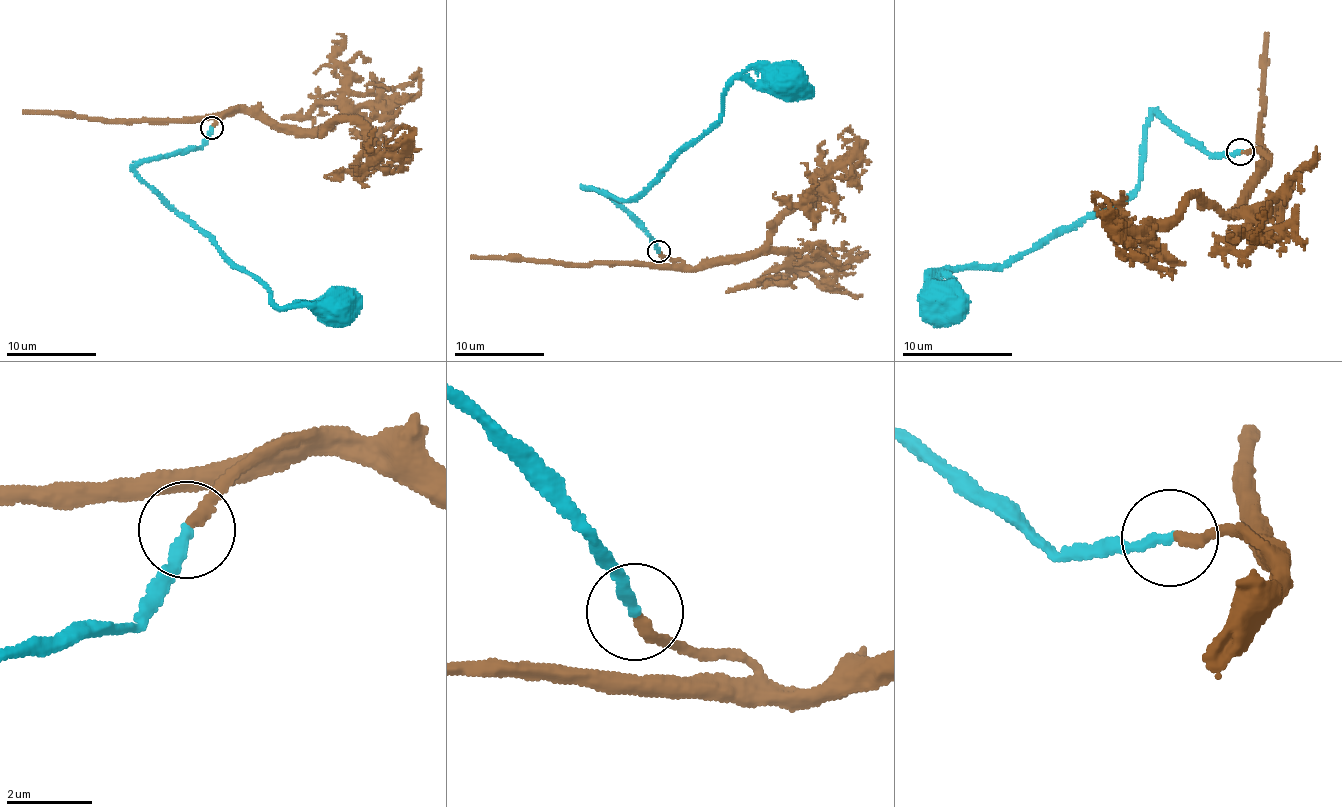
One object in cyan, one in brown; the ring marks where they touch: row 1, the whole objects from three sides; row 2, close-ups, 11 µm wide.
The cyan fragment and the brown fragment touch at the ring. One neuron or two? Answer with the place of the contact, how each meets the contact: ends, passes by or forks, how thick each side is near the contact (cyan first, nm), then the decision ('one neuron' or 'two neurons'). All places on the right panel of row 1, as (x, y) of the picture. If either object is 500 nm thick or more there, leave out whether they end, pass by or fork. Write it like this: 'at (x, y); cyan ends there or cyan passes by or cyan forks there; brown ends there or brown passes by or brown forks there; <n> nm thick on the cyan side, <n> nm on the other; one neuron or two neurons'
at (1240, 152); cyan ends there; brown ends there; 240 nm thick on the cyan side, 240 nm on the other; one neuron

